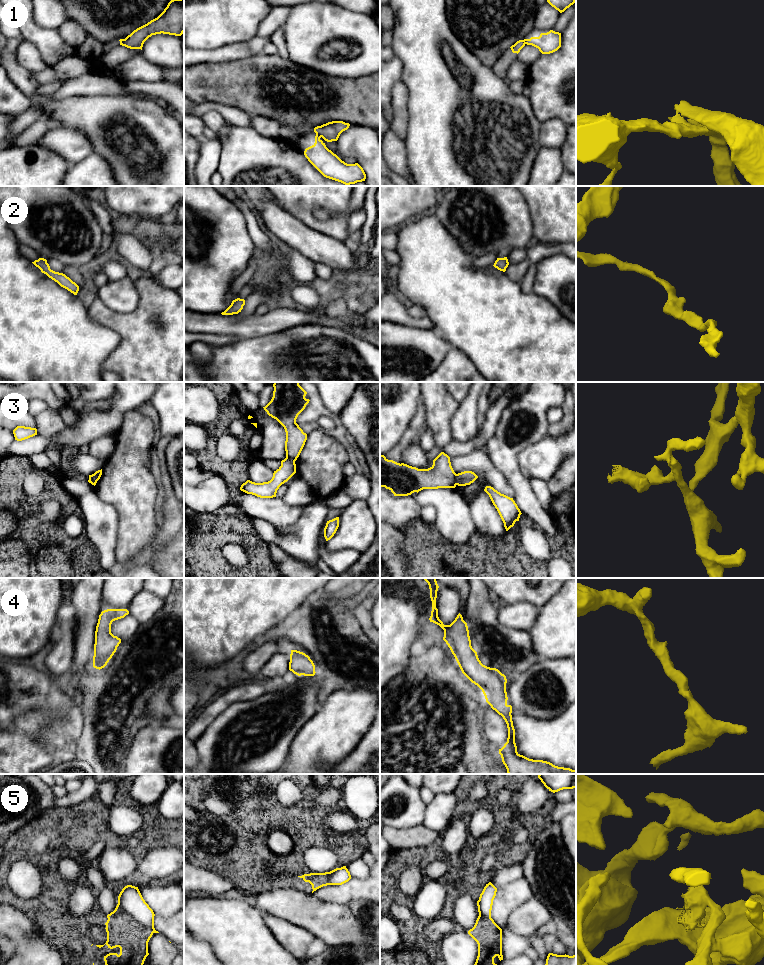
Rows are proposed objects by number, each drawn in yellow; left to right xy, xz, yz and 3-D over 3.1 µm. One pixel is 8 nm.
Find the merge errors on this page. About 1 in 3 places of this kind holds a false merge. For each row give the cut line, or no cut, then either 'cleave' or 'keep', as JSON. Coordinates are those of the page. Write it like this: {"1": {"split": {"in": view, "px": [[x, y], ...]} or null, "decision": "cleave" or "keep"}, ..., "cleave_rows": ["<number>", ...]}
{"1": {"split": {"in": "xz", "px": [[316, 133], [321, 136]]}, "decision": "cleave"}, "2": {"split": null, "decision": "keep"}, "3": {"split": {"in": "yz", "px": [[457, 474], [455, 484]]}, "decision": "cleave"}, "4": {"split": null, "decision": "keep"}, "5": {"split": {"in": "xy", "px": [[118, 902], [125, 911], [153, 932]]}, "decision": "cleave"}, "cleave_rows": ["1", "3", "5"]}

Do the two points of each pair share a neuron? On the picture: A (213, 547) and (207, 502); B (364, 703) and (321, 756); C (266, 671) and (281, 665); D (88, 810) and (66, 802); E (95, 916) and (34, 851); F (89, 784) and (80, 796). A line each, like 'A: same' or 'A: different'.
A: different
B: same
C: same
D: different
E: same
F: same

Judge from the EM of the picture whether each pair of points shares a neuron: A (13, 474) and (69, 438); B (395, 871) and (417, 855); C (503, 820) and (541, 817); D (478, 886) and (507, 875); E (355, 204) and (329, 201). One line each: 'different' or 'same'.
A: different
B: same
C: same
D: different
E: different

